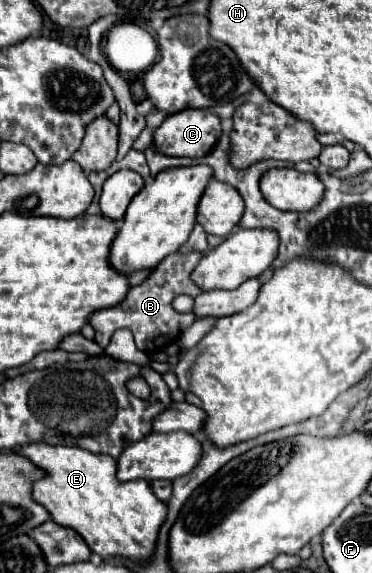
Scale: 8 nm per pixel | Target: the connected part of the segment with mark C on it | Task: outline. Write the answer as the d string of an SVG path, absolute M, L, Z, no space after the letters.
M187 108L183 112L169 114L163 124L153 134L153 148L165 156L189 156L189 158L203 158L209 154L221 134L221 120L209 110L195 110Z

